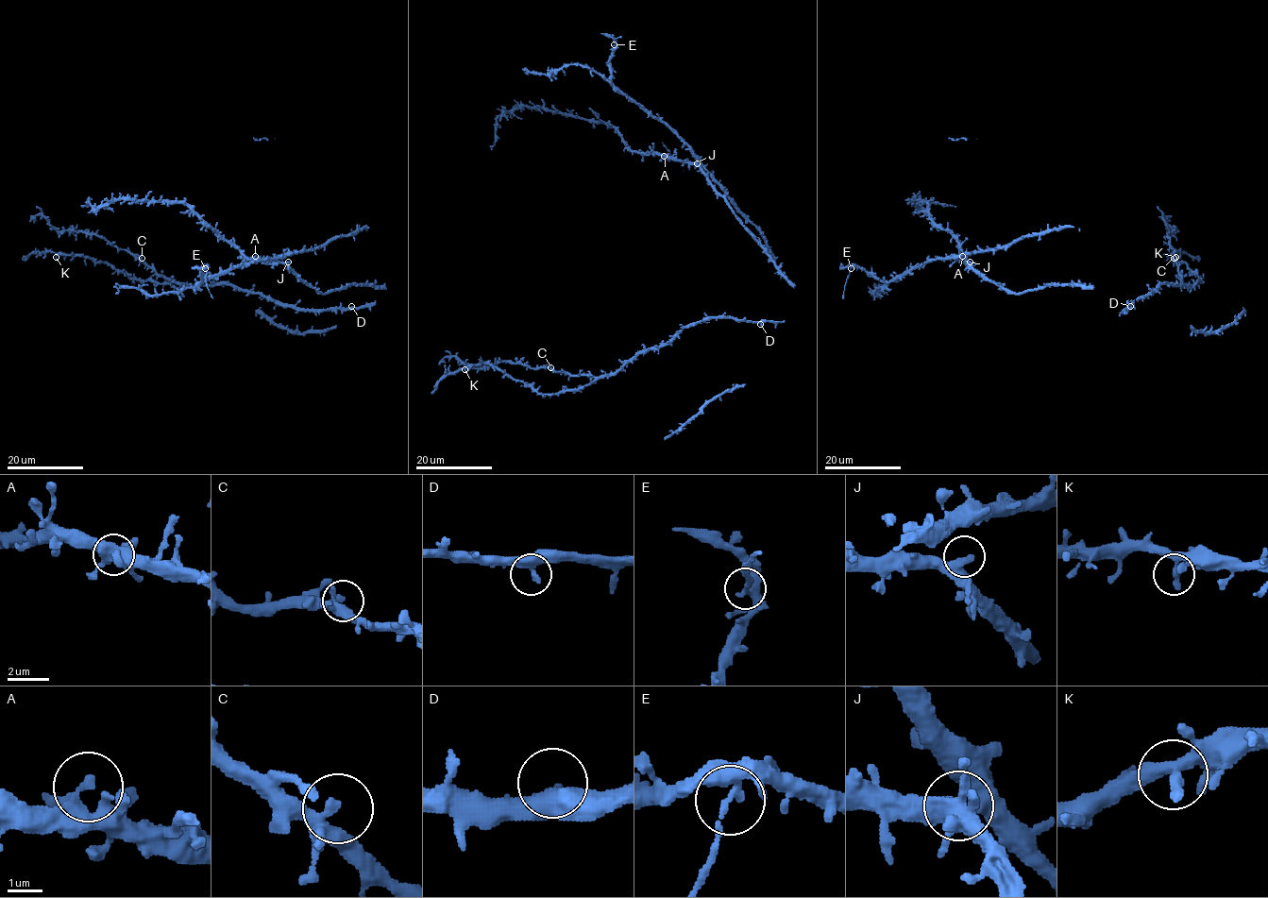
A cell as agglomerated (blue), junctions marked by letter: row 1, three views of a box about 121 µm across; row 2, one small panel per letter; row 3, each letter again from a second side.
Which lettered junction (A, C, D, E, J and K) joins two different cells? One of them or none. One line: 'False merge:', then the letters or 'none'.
False merge: E

